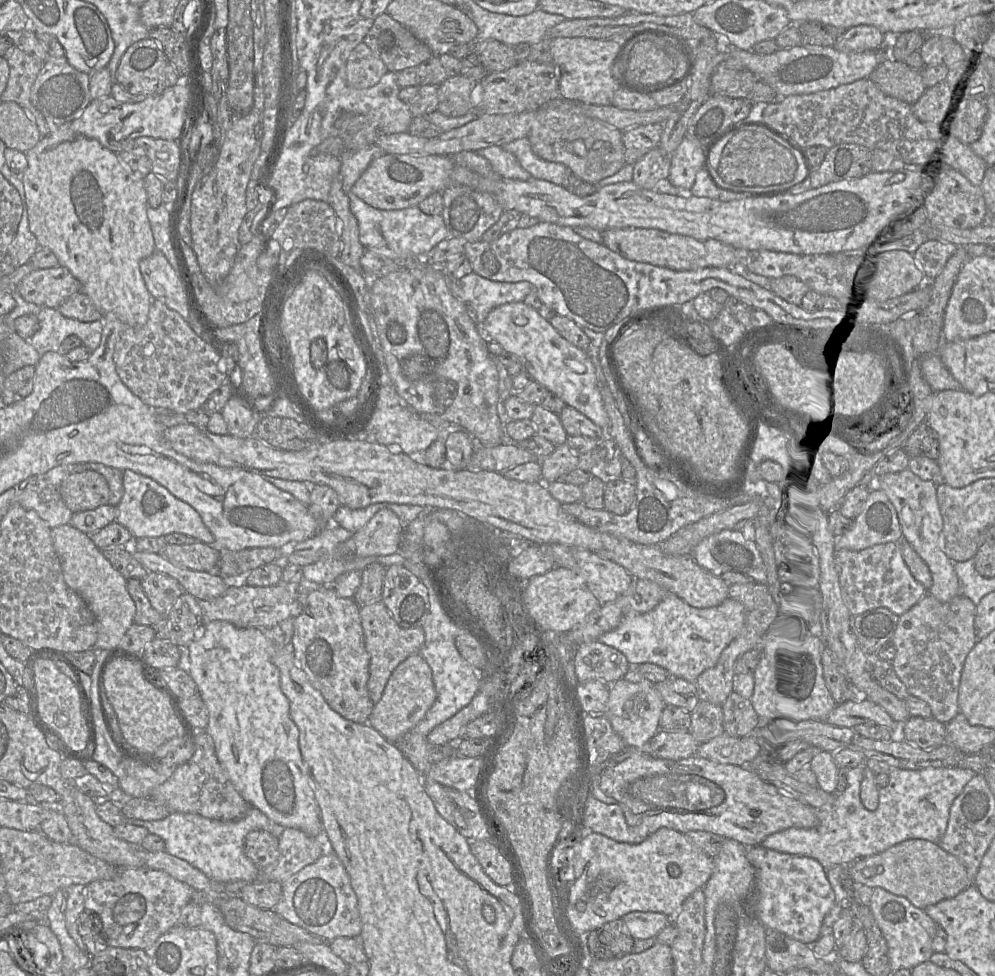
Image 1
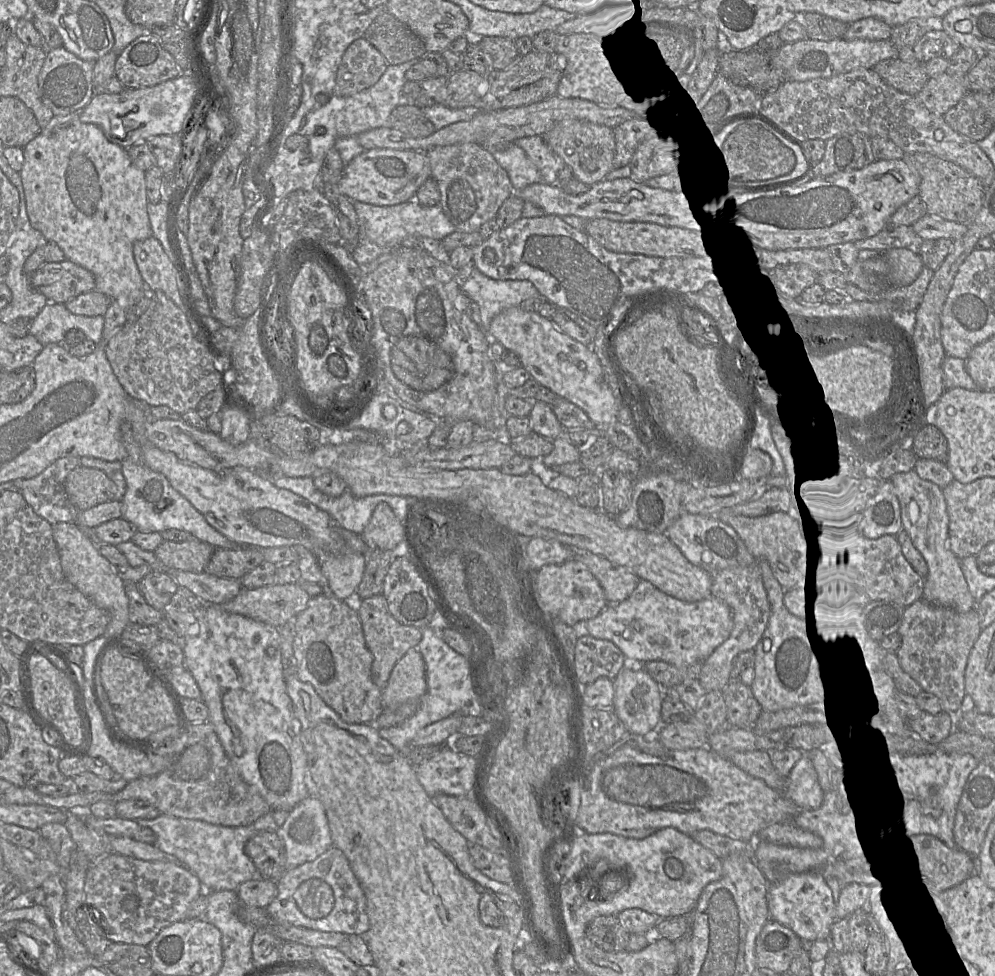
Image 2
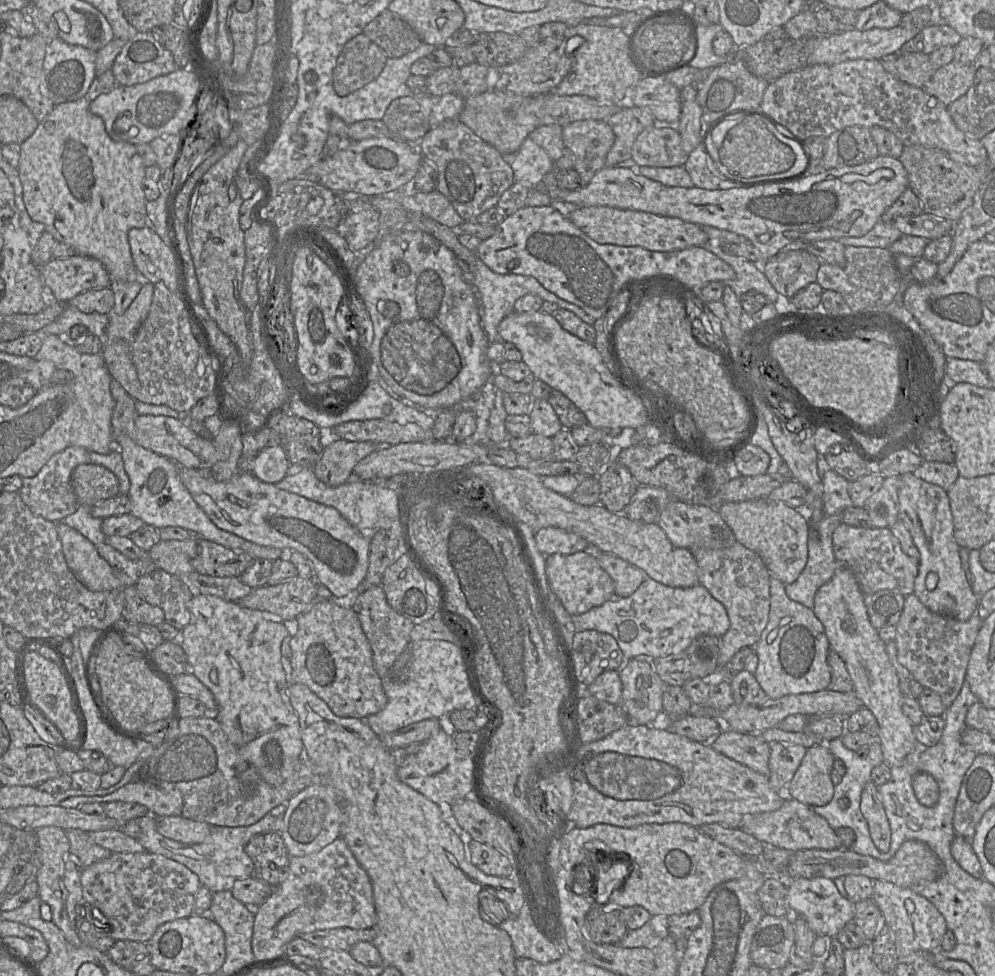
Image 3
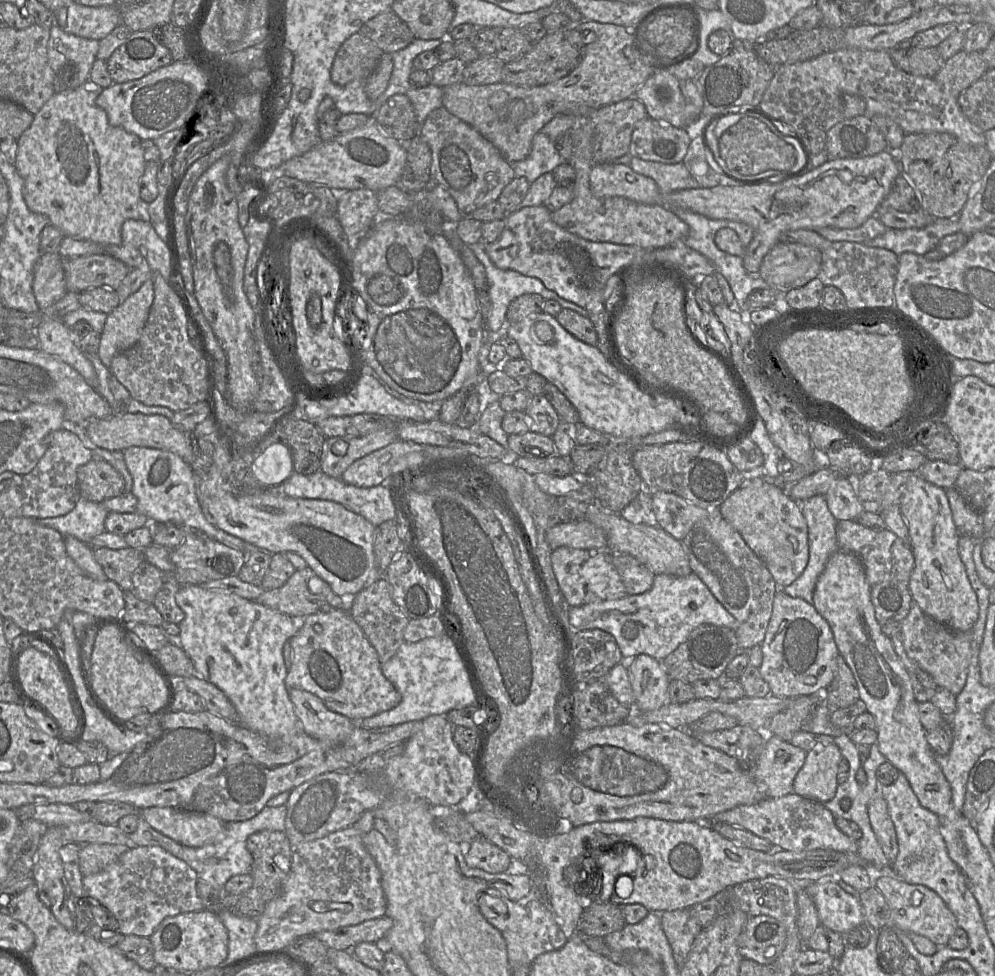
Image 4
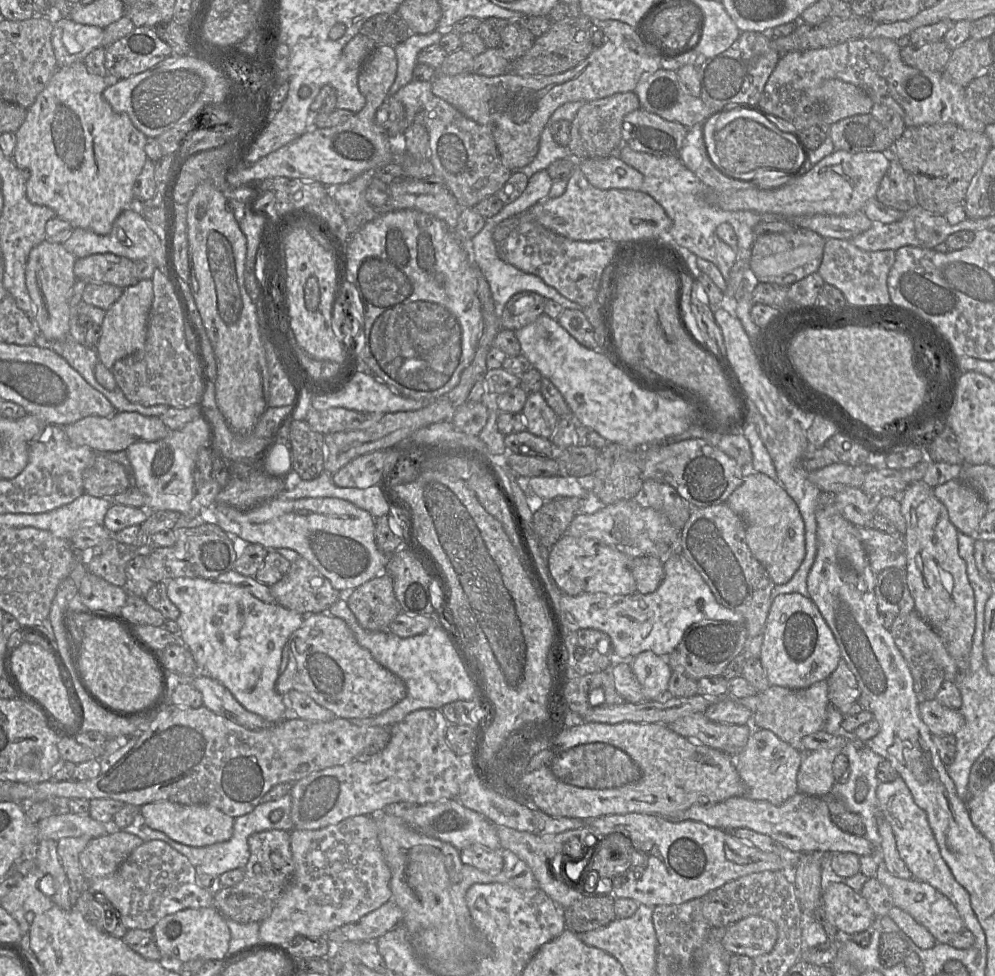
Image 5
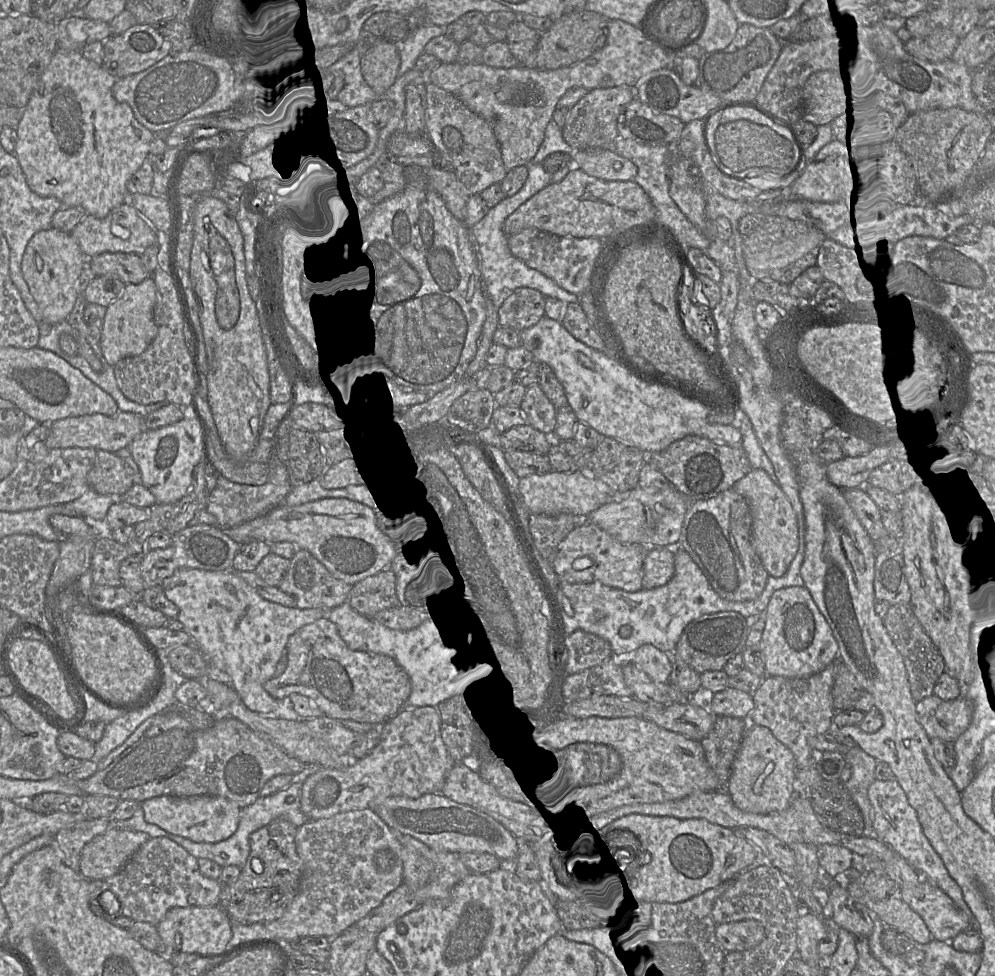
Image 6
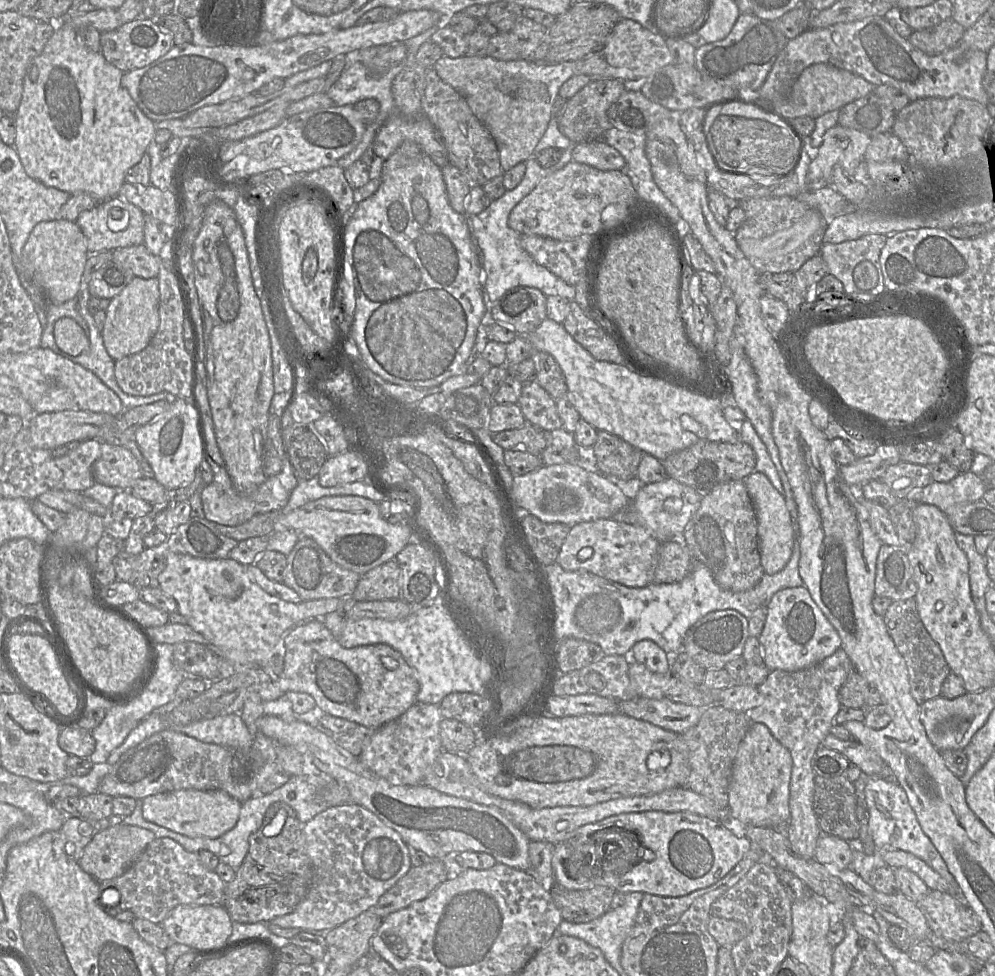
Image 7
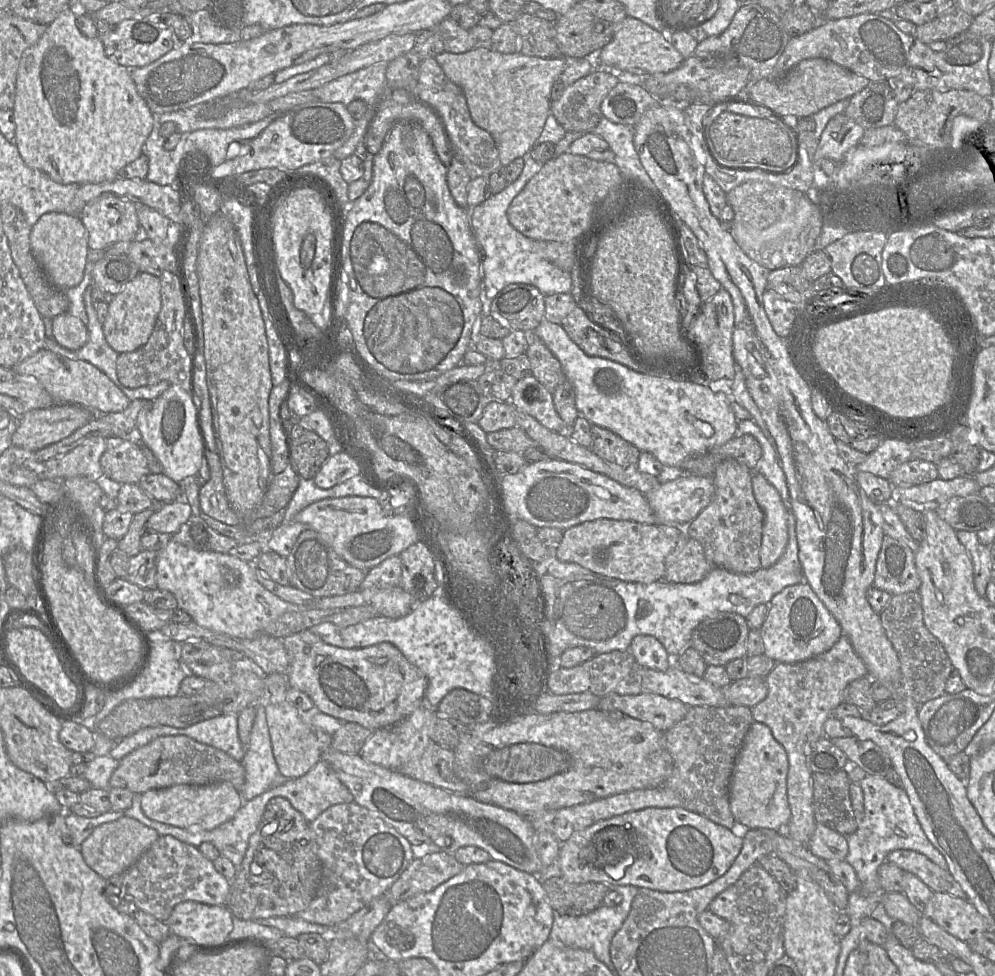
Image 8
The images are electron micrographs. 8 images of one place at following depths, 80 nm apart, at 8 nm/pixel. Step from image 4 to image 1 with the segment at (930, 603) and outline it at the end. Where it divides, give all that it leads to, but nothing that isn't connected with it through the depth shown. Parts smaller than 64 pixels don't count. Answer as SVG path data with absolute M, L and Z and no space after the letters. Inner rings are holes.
M907 468L900 472L887 473L881 477L876 477L875 485L887 495L893 504L902 529L903 539L912 546L929 568L932 586L927 593L941 602L949 602L955 597L962 595L960 582L954 570L954 562L947 557L942 547L943 519L937 502L936 484L932 481L920 479Z

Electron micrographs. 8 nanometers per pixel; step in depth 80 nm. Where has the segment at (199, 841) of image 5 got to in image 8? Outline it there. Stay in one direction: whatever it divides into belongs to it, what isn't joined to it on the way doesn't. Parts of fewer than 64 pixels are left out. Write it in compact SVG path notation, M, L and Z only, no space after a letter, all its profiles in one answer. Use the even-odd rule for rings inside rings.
M228 781L204 786L178 784L150 789L142 793L141 798L141 809L146 817L188 830L212 830L232 819L241 805L240 792Z

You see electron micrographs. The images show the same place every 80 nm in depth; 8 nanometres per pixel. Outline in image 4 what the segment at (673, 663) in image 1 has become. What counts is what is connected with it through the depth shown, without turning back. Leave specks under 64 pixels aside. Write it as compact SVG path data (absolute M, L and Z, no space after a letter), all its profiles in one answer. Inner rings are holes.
M693 572L682 577L658 574L654 577L652 587L642 594L570 607L569 622L571 637L578 631L600 629L614 637L624 658L647 654L659 661L672 653L693 629L702 624L733 630L737 627L735 618Z

